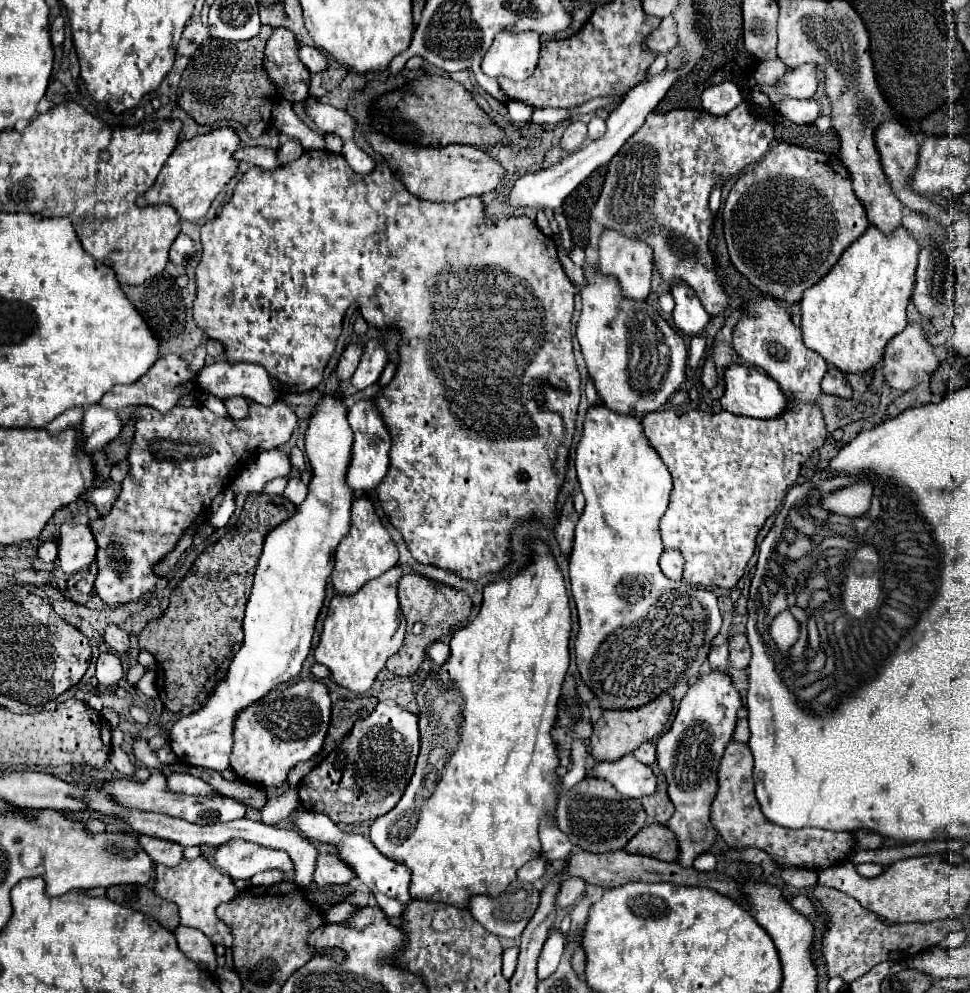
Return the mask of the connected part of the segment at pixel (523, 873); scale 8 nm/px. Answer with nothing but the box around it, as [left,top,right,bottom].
[517,856,547,882]

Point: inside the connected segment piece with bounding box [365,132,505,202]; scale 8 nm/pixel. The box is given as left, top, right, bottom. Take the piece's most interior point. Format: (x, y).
(449, 173)

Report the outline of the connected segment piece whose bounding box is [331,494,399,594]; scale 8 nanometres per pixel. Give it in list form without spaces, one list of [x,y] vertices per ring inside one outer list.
[[[367,494],[359,496],[351,508],[351,532],[339,544],[335,554],[335,570],[331,574],[331,582],[335,590],[339,594],[355,594],[365,582],[379,578],[385,570],[393,568],[397,560],[399,560],[399,550],[387,528],[381,524],[373,500]]]

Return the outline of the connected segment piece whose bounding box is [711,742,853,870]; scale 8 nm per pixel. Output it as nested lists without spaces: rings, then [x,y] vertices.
[[[731,742],[723,754],[721,768],[717,772],[719,790],[711,806],[711,824],[721,834],[721,838],[737,850],[759,848],[765,850],[779,866],[805,866],[805,868],[827,868],[839,864],[853,852],[853,842],[849,832],[827,832],[821,828],[801,828],[789,830],[771,824],[759,808],[753,792],[753,756],[747,744]]]

